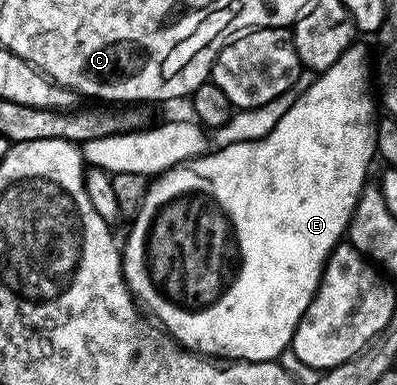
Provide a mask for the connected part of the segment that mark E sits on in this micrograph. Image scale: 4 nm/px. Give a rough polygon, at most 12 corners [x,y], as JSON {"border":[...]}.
{"border":[[353,43],[257,141],[159,174],[137,305],[209,359],[292,344],[376,152]]}

